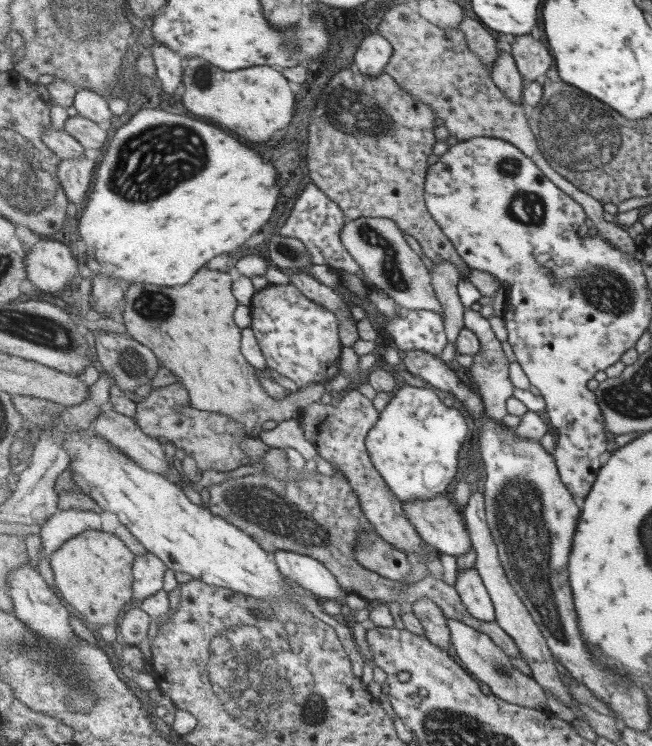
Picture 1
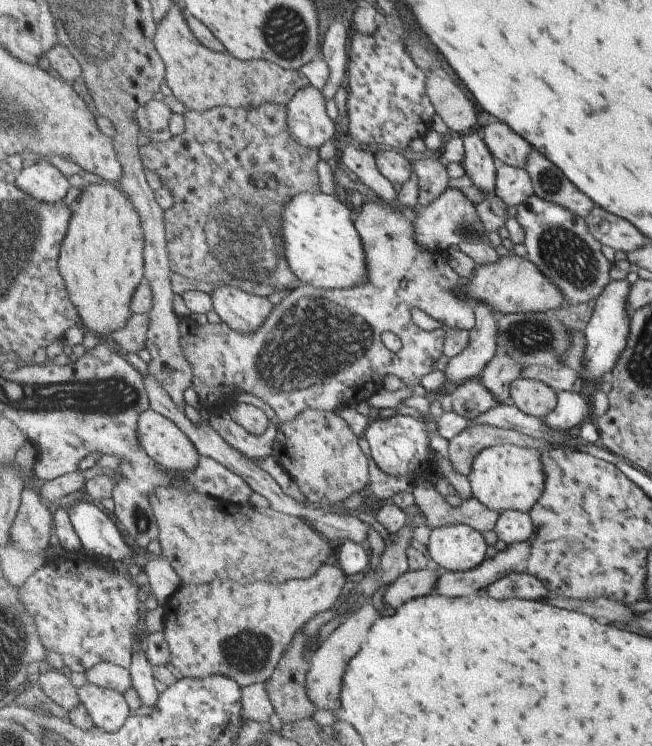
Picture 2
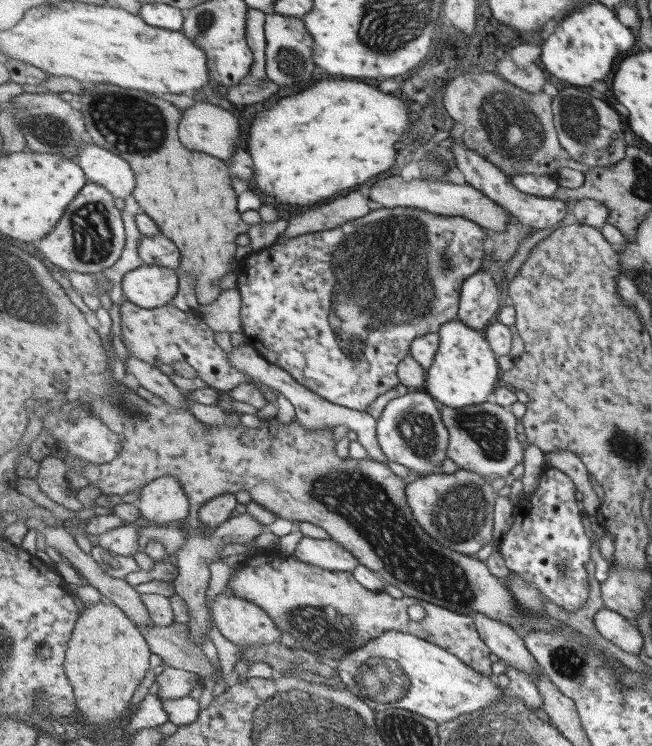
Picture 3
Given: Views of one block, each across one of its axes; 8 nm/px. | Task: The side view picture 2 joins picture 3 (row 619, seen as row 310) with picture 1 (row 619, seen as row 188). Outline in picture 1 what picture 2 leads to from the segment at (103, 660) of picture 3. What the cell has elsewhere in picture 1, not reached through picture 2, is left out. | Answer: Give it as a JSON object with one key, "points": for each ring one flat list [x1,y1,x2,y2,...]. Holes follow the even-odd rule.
{"points":[[86,530,50,556,55,584,68,606,76,610,89,627,115,626,134,599,136,554,117,534]]}

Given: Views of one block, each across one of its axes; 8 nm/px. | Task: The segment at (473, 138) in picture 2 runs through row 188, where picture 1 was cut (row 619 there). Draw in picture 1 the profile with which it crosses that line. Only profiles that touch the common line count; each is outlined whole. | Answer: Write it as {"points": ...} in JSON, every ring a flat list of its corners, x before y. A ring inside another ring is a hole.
{"points":[[475,567,457,571,454,587,459,591,469,614,482,621,496,620,496,607,492,602,492,595]]}

